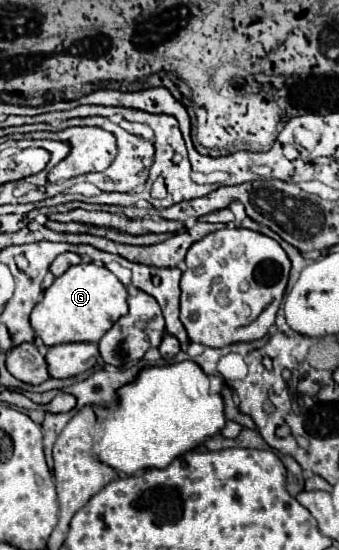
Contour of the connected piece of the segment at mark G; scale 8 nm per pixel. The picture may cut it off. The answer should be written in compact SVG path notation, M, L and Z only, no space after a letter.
M80 263L70 267L62 277L54 279L52 287L44 291L44 299L34 307L30 315L30 325L34 333L44 341L46 347L56 347L62 343L98 343L102 335L128 311L126 303L126 287L118 281L114 273L110 273L106 267L98 267L92 263Z

